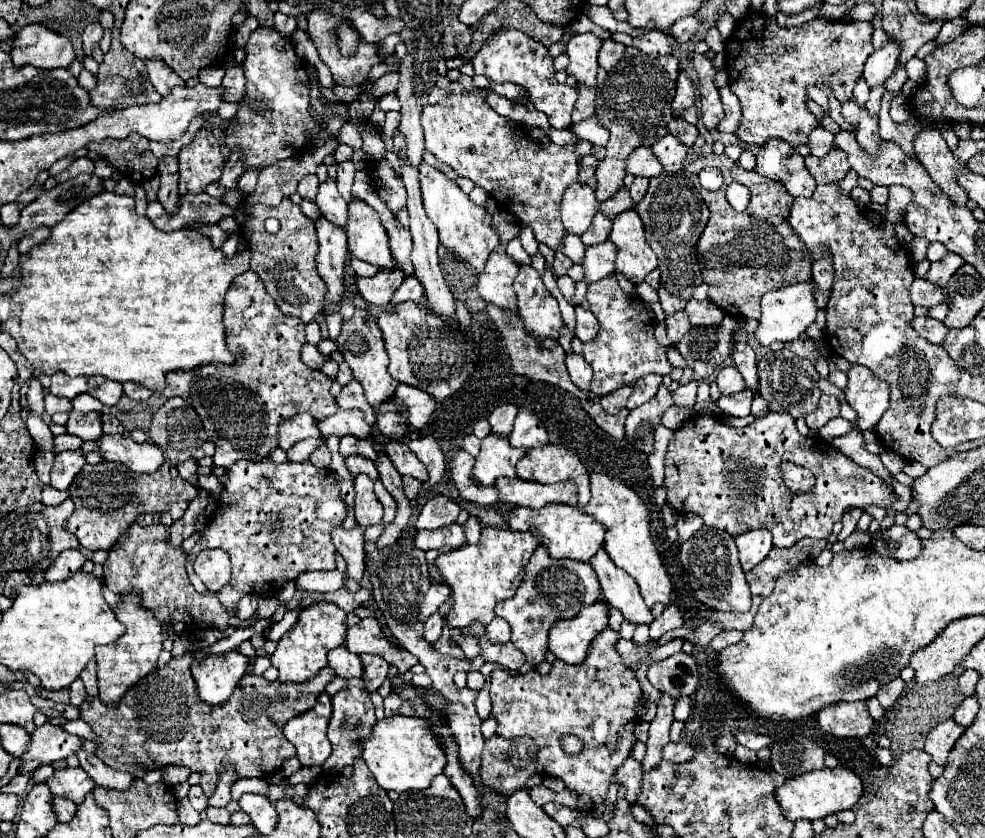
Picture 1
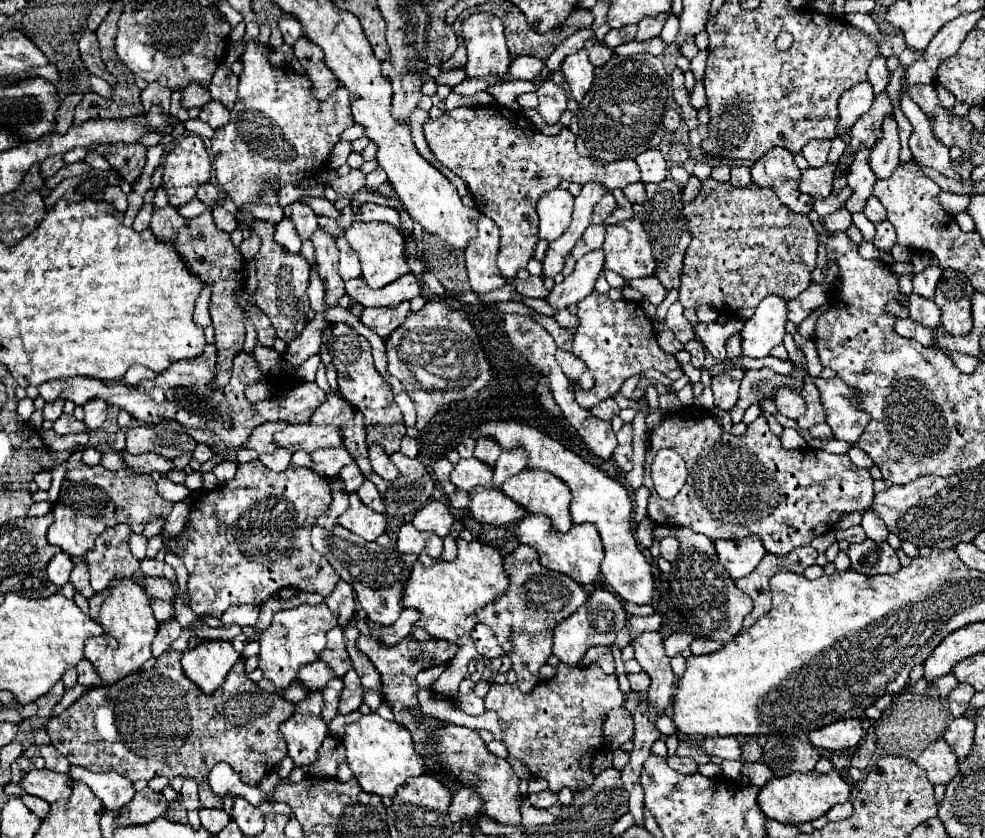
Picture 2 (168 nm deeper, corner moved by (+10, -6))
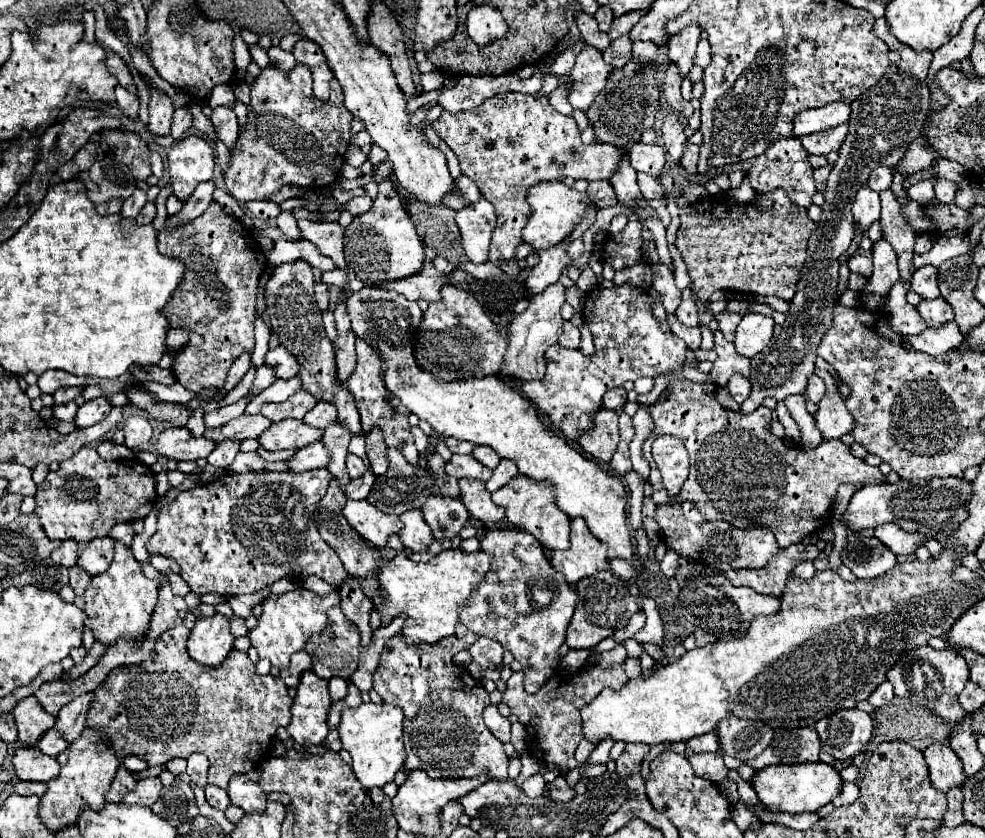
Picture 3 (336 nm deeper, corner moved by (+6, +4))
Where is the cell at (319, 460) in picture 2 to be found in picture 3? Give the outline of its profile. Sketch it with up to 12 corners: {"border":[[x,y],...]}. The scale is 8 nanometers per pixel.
{"border":[[313,442],[291,458],[291,472],[325,468],[331,458],[323,442]]}

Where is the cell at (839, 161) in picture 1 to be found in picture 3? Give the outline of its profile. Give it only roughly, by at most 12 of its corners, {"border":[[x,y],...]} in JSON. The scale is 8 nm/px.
{"border":[[833,164],[813,170],[817,182],[817,192],[823,192],[827,186]]}

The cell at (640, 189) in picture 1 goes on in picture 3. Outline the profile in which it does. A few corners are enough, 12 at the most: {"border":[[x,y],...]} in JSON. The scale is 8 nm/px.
{"border":[[637,174],[643,198],[661,198],[659,178]]}

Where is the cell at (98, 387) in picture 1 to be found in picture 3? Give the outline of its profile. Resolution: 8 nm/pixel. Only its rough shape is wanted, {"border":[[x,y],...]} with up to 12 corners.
{"border":[[105,396],[87,400],[77,410],[77,428],[101,422],[111,404]]}

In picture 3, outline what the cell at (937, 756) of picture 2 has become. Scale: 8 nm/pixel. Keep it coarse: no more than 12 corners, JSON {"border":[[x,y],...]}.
{"border":[[947,742],[923,752],[931,782],[947,792],[965,780],[963,764]]}

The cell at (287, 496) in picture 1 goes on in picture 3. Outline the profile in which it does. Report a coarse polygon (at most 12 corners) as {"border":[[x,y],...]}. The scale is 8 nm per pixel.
{"border":[[327,468],[229,472],[157,514],[195,594],[349,574],[311,522]]}

